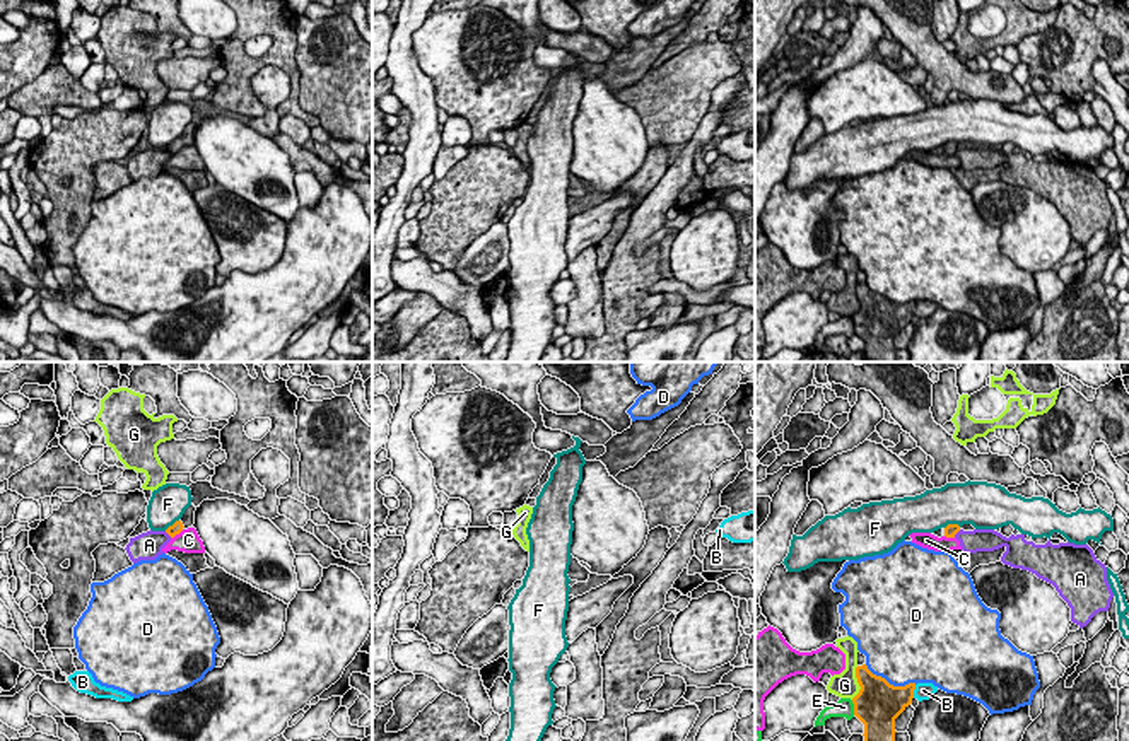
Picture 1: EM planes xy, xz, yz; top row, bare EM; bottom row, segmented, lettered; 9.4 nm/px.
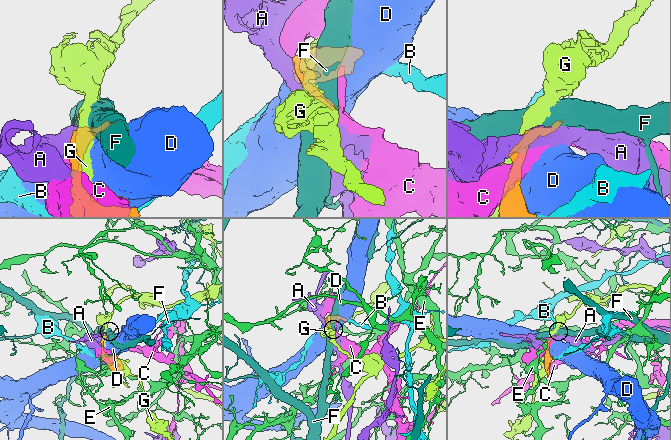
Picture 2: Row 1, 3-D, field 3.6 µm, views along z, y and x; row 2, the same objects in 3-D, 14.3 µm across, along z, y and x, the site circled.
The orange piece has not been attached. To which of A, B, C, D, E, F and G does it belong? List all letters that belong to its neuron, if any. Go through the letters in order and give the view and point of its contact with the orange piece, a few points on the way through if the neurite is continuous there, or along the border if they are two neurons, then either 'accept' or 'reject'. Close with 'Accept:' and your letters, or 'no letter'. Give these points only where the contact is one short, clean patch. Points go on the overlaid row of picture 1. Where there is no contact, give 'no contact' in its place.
A: meets orange in xy at (168, 533); reject
B: meets orange in yz at (912, 692); reject
C: meets orange in xy at (176, 533); reject
D: meets orange in yz at (889, 683); reject
E: meets orange in yz at (854, 707); border along yz (851, 700), (854, 714); reject
F: meets orange in xy at (173, 525); reject
G: meets orange in yz at (858, 682); reject
Accept: no letter

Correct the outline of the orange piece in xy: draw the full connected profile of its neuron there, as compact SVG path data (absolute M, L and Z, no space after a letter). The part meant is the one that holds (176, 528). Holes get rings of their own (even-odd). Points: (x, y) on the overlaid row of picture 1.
M191 504L191 505L184 511L183 517L181 517L179 521L176 521L173 526L169 526L169 528L166 529L166 533L167 533L171 538L174 538L174 536L179 534L183 529L193 528L193 524L195 524L195 511L196 511L196 507Z

